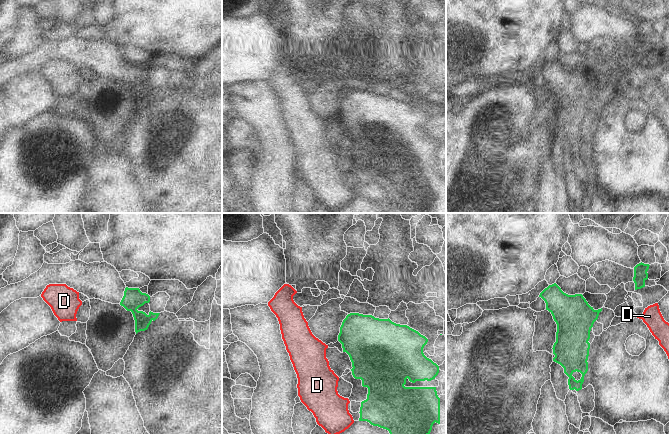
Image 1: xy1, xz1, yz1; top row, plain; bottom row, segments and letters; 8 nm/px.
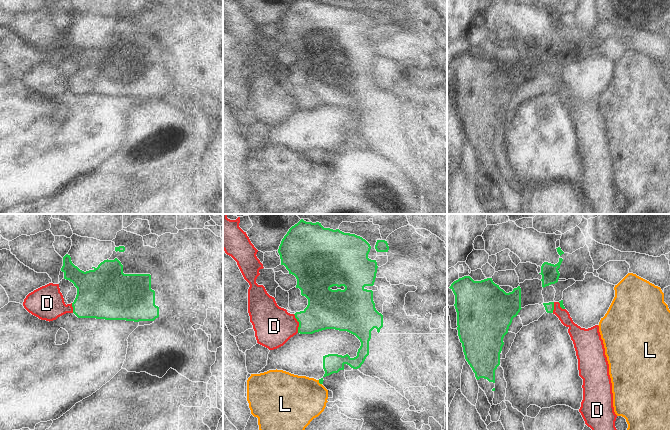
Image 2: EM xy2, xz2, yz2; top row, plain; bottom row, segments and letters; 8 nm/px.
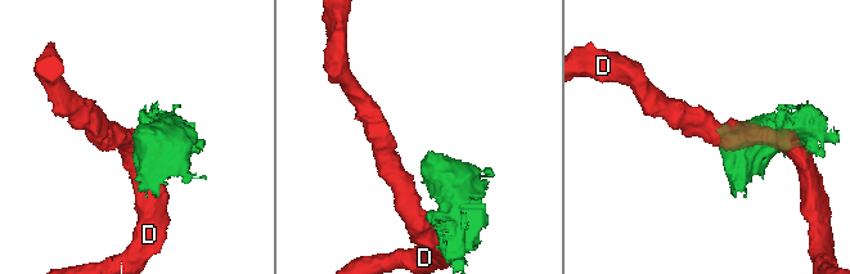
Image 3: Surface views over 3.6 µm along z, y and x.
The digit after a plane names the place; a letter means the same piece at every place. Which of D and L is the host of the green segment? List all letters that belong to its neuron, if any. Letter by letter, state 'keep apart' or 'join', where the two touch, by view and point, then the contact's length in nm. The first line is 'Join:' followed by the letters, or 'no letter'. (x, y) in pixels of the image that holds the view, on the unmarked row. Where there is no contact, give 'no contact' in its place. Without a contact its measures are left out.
Join: no letter
D: keep apart; contact xz2 (299, 99); length 160 nm
L: keep apart; contact xz2 (319, 158); length 50 nm

